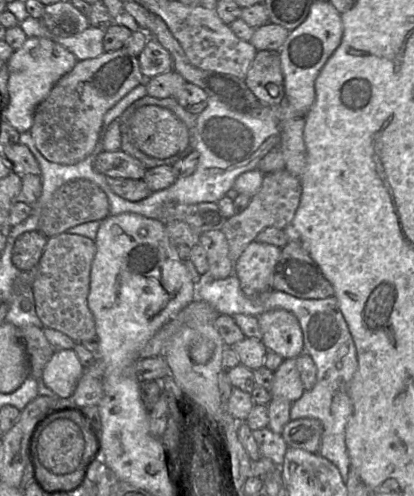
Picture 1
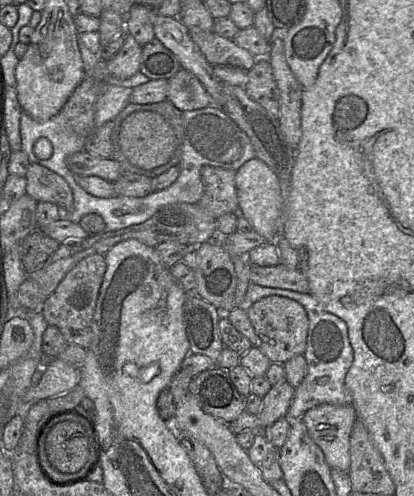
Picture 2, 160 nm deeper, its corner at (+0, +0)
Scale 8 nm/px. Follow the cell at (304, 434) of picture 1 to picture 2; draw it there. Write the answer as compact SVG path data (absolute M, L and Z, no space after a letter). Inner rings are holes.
M324 403L306 411L301 420L323 451L328 466L348 473L350 434L356 420L354 407Z

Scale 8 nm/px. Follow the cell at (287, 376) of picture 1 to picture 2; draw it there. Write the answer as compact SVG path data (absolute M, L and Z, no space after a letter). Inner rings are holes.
M287 380L272 385L268 393L262 398L260 412L257 414L258 429L262 431L278 419L287 416L295 388Z

